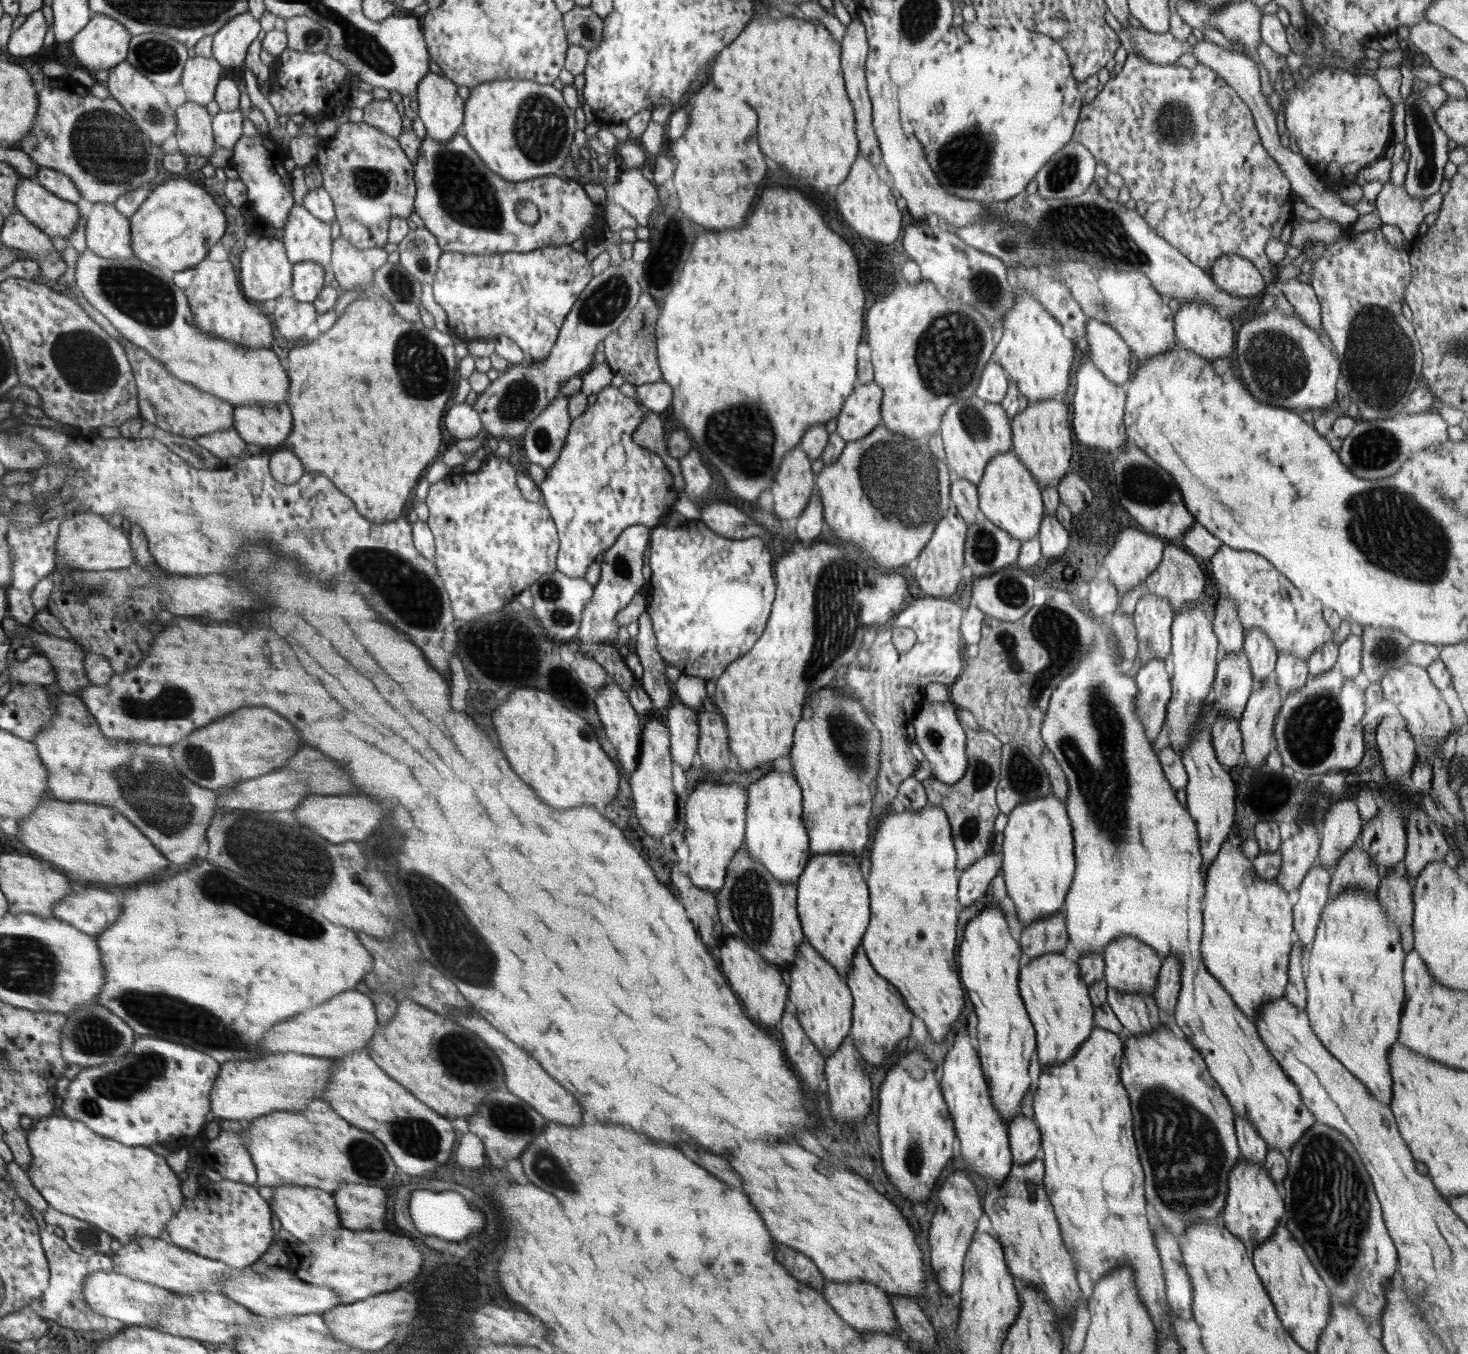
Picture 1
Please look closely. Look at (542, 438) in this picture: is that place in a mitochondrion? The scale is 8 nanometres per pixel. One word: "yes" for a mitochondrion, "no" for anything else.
yes

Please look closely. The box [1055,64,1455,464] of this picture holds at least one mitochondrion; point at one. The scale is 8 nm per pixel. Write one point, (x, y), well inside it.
(1379, 361)

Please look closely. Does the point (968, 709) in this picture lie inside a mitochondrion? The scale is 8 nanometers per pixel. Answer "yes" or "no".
no

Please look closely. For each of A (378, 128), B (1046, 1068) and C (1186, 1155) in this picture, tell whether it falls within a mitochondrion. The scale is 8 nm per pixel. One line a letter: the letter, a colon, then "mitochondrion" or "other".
A: other
B: other
C: mitochondrion

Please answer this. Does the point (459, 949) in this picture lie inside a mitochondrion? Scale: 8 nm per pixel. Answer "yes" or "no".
yes

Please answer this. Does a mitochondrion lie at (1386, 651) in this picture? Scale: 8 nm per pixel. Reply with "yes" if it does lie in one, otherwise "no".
yes

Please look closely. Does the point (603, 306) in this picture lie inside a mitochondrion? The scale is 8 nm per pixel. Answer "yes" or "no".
yes

